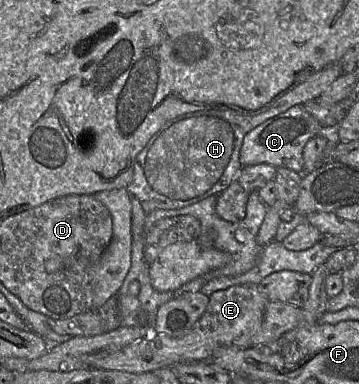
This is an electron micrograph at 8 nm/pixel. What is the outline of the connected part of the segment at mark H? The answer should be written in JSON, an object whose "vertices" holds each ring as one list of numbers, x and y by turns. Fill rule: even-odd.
{"vertices":[[329,64,311,74,305,81,280,97,269,109,258,114,245,114,234,109,208,109,187,113,171,121,157,135,153,136,134,161,133,180,126,187,131,196,136,197,145,212,158,209,176,209,196,203,226,189,242,168,240,149,245,135,264,121,287,111,297,104,316,100,323,90,343,73,341,64]]}

